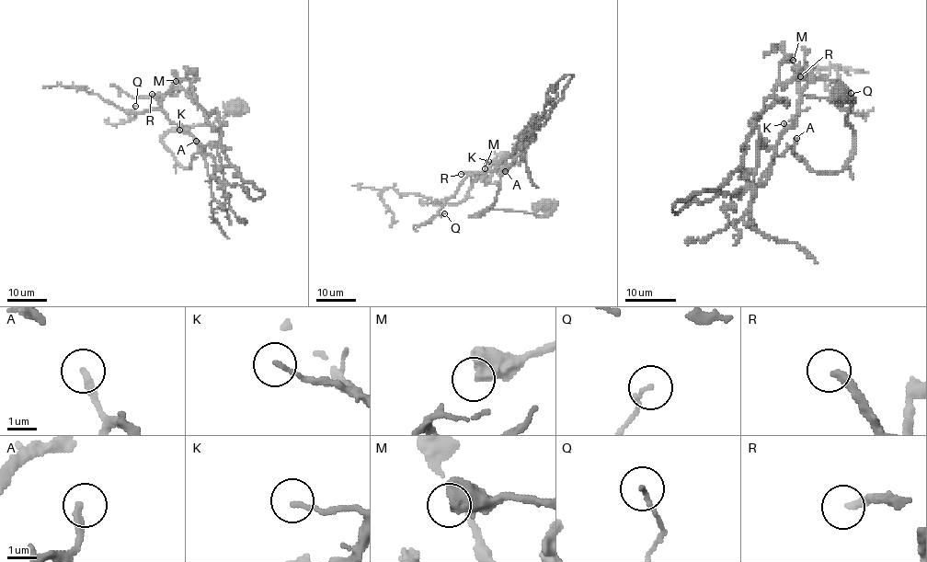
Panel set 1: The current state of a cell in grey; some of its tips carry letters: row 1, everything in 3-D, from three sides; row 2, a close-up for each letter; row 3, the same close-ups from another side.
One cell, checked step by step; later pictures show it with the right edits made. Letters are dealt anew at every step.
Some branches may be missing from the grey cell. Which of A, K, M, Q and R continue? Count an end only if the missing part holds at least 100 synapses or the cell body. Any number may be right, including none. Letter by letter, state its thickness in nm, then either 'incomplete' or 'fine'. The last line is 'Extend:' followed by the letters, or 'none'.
A: 240 nm | fine
K: 140 nm | fine
M: 650 nm | fine
Q: 130 nm | fine
R: 260 nm | incomplete
Extend: R

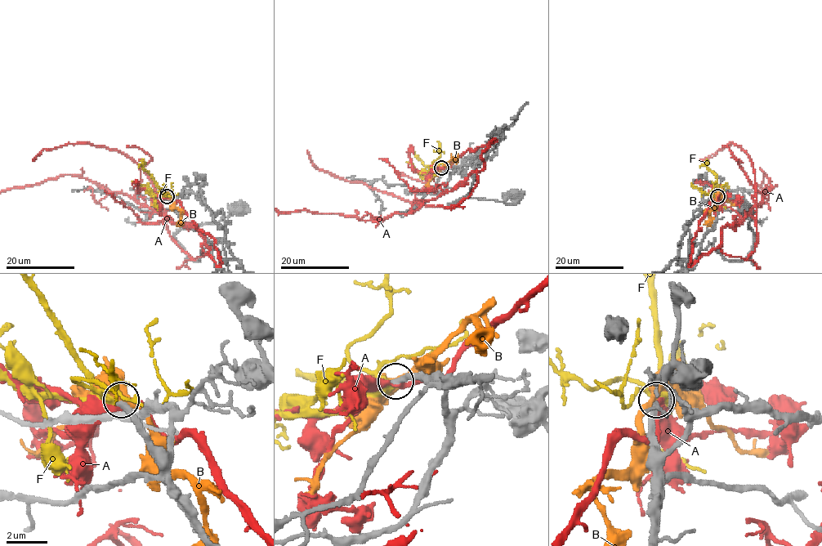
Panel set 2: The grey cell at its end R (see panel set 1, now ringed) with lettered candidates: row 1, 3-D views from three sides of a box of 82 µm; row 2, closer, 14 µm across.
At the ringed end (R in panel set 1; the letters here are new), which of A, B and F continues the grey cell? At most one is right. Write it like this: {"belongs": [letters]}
{"belongs": ["F"]}

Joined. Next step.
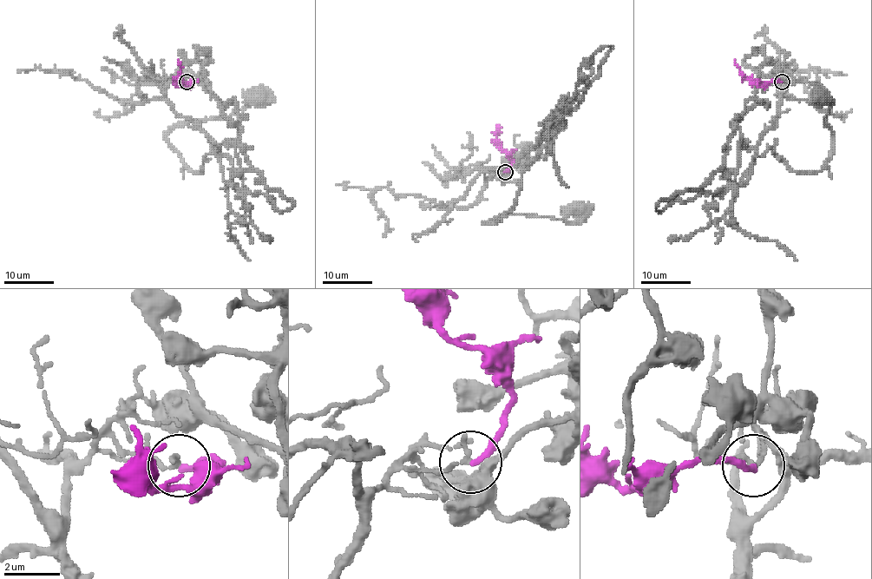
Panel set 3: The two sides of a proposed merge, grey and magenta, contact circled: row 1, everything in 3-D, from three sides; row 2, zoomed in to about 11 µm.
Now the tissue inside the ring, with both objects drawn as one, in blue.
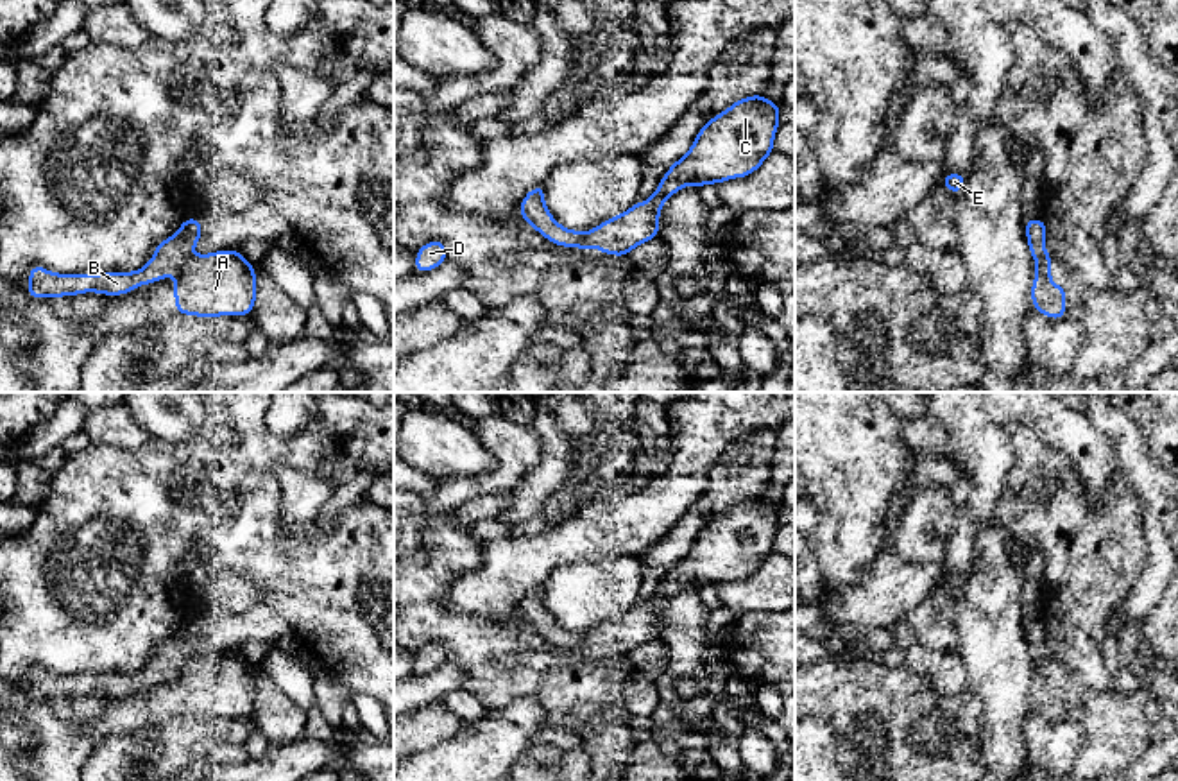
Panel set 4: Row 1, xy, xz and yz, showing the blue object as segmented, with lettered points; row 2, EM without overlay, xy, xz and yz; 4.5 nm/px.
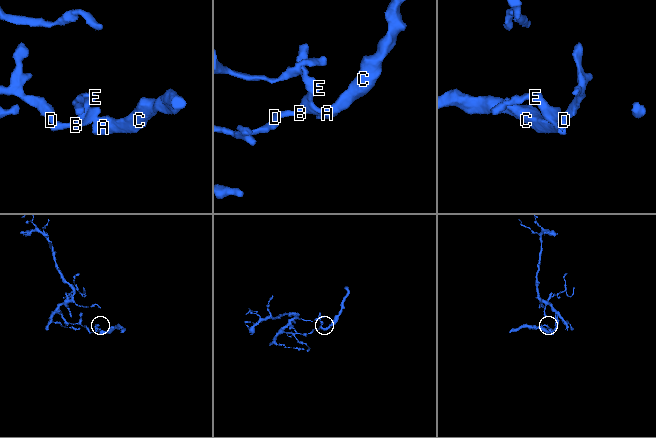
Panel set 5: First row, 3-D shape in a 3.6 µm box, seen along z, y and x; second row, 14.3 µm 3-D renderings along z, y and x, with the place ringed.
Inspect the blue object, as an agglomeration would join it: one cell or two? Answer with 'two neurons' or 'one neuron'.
two neurons

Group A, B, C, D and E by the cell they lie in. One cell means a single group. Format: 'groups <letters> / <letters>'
groups A C / B D E

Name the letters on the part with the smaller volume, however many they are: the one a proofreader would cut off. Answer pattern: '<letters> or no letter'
A, C

